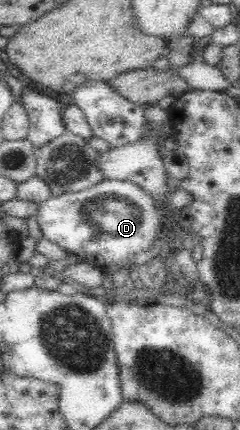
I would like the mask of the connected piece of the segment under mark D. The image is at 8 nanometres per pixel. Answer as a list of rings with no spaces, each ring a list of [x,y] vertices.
[[[107,179],[83,191],[51,196],[35,213],[43,238],[101,271],[125,268],[135,254],[151,251],[160,237],[161,219],[154,199],[142,187]]]

